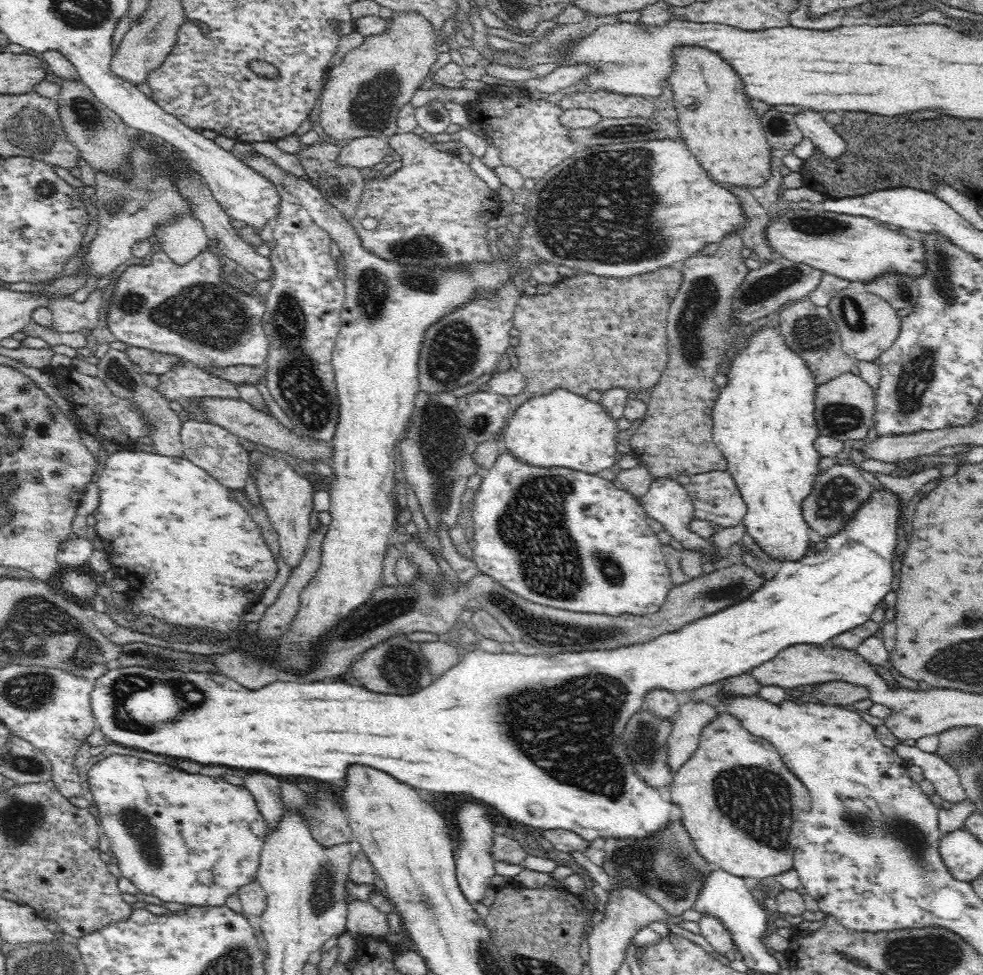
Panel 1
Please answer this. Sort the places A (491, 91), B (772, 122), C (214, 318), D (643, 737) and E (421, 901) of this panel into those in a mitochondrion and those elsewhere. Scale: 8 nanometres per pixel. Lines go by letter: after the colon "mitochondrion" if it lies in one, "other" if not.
A: other
B: mitochondrion
C: mitochondrion
D: mitochondrion
E: mitochondrion

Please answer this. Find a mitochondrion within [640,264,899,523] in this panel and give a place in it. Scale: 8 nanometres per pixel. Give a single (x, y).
(699, 302)

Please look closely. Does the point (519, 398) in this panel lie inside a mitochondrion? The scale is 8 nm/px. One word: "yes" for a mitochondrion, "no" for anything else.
no

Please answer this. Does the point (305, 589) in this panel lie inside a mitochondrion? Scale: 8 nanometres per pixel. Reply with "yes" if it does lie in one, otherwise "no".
no

